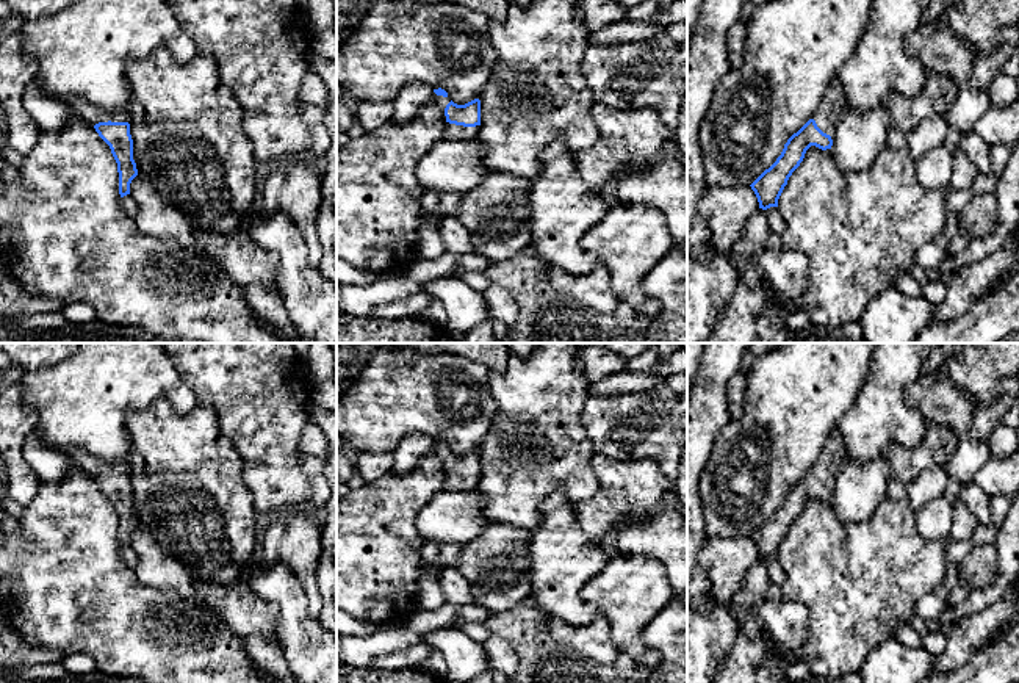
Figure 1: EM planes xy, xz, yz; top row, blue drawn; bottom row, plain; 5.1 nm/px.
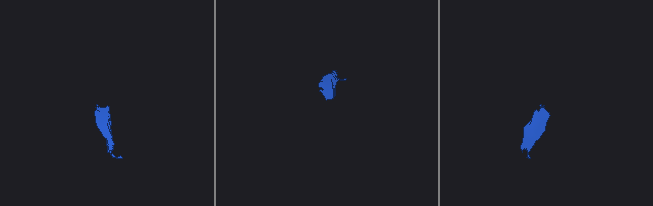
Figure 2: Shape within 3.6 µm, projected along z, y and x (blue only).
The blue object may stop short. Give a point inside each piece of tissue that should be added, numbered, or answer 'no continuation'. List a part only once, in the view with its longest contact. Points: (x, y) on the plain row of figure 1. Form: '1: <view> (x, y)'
1: xy (79, 456)

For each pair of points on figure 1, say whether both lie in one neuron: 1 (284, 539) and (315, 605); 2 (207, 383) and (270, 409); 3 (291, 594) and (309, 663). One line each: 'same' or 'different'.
1: same
2: same
3: same

